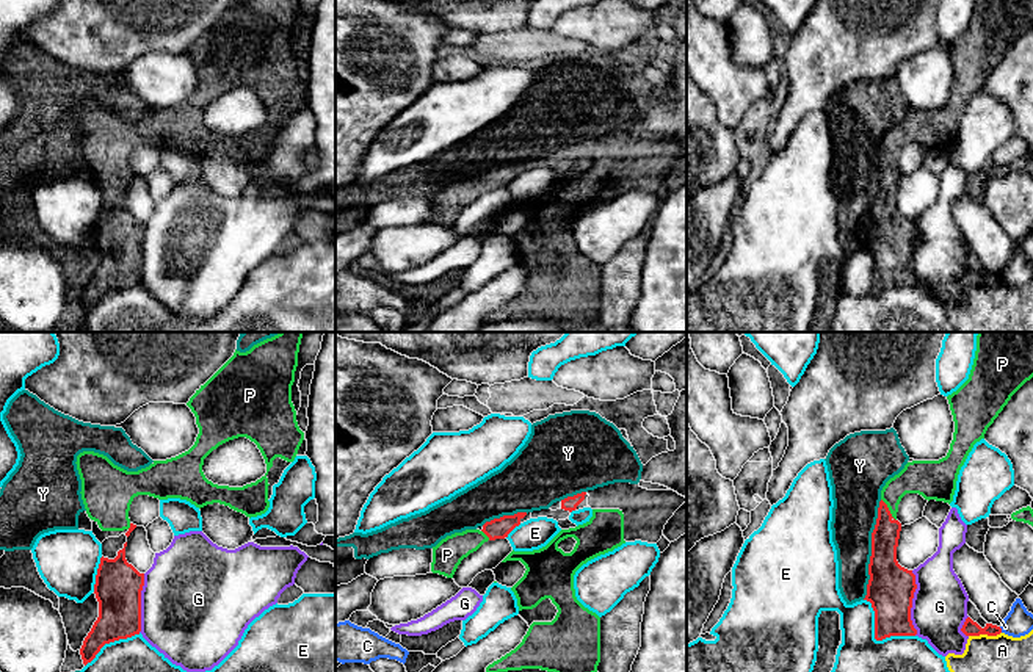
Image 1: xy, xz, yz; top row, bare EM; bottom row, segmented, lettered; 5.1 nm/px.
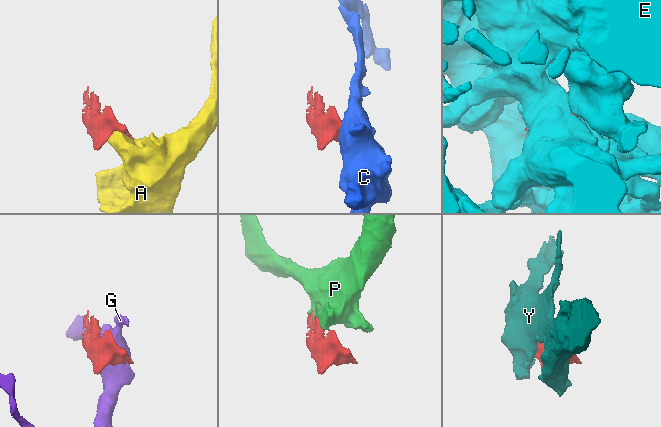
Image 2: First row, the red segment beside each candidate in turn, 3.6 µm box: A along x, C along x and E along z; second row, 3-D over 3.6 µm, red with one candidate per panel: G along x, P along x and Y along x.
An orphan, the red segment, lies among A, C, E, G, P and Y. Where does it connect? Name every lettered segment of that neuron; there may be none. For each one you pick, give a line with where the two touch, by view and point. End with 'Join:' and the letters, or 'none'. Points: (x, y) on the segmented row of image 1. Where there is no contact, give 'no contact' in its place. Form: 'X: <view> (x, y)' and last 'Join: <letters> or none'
P: yz (888, 509)
Join: P

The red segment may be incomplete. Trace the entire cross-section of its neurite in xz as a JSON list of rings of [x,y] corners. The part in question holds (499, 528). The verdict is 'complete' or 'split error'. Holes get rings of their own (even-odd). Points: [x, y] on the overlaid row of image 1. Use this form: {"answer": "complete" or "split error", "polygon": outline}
{"answer": "split error", "polygon": [[[527,512],[503,515],[486,522],[481,531],[466,529],[462,533],[447,536],[436,547],[433,547],[431,572],[453,578],[464,558],[477,551],[488,540],[508,537],[508,534],[520,525],[520,520],[525,515]]]}

